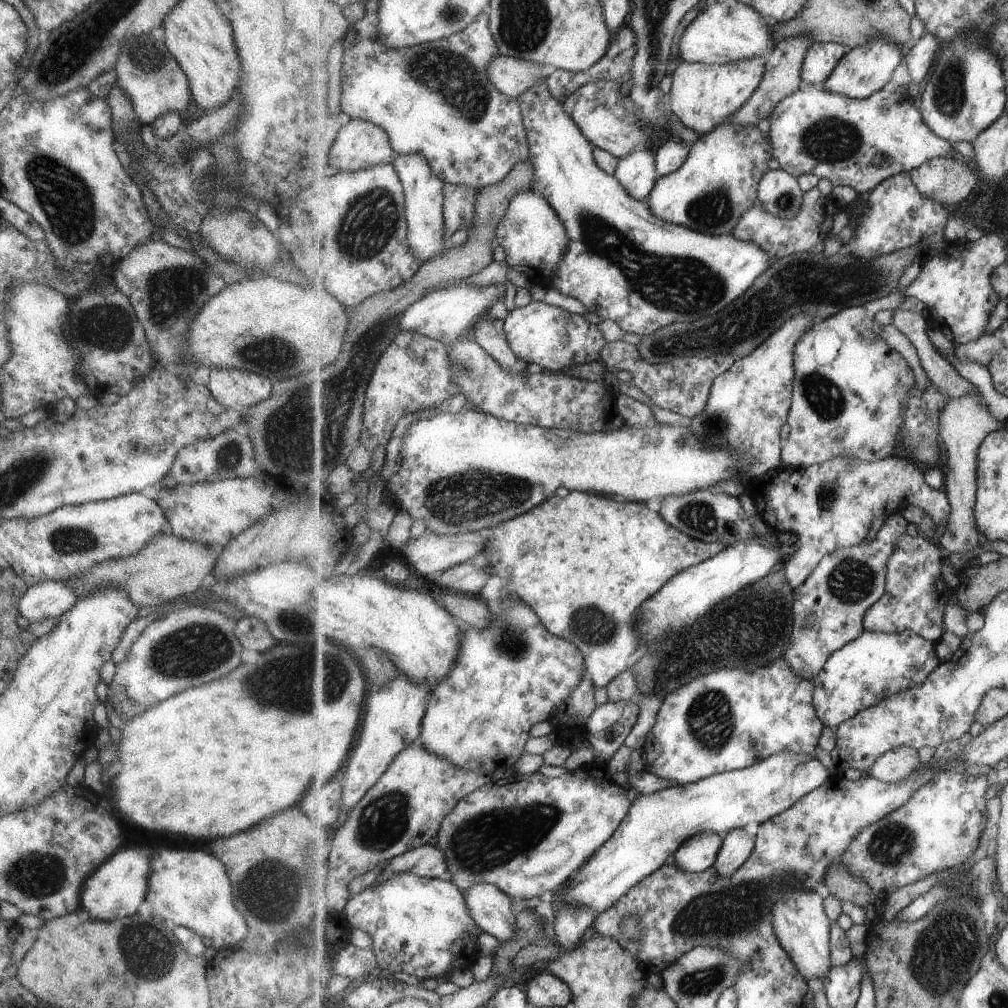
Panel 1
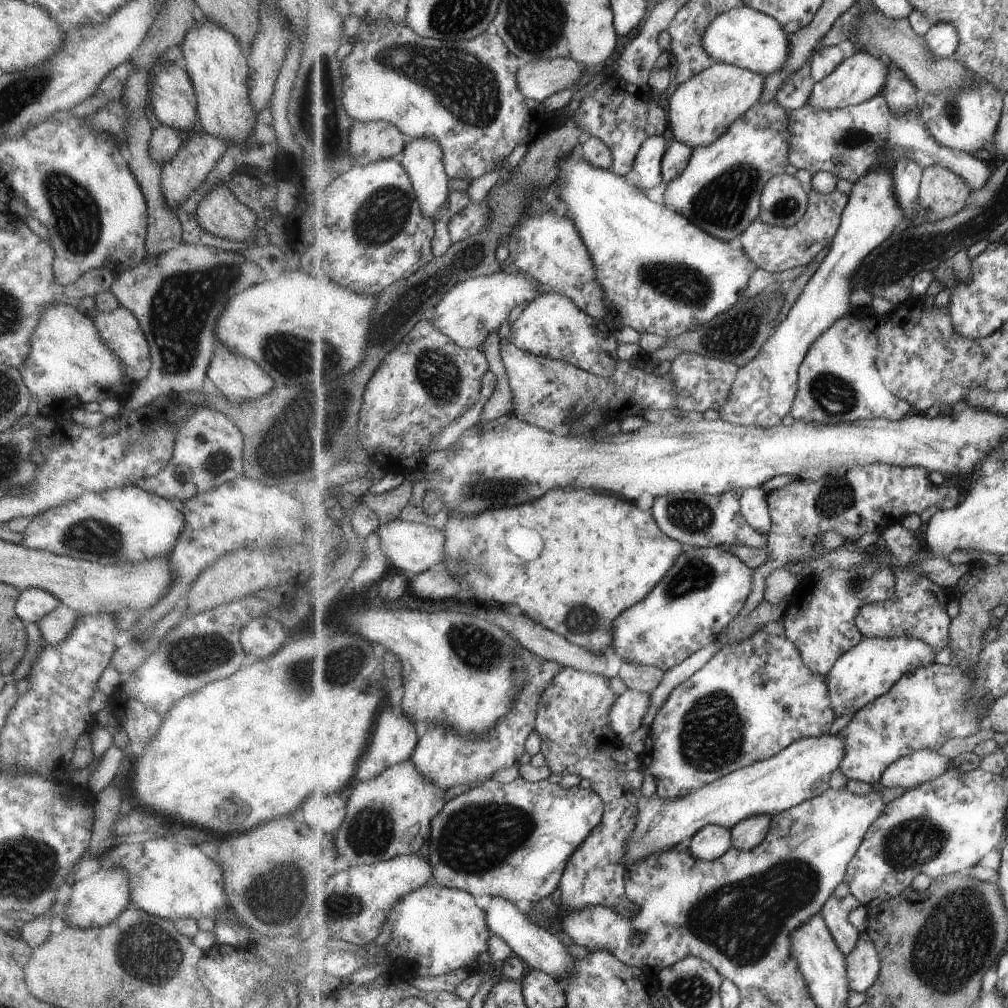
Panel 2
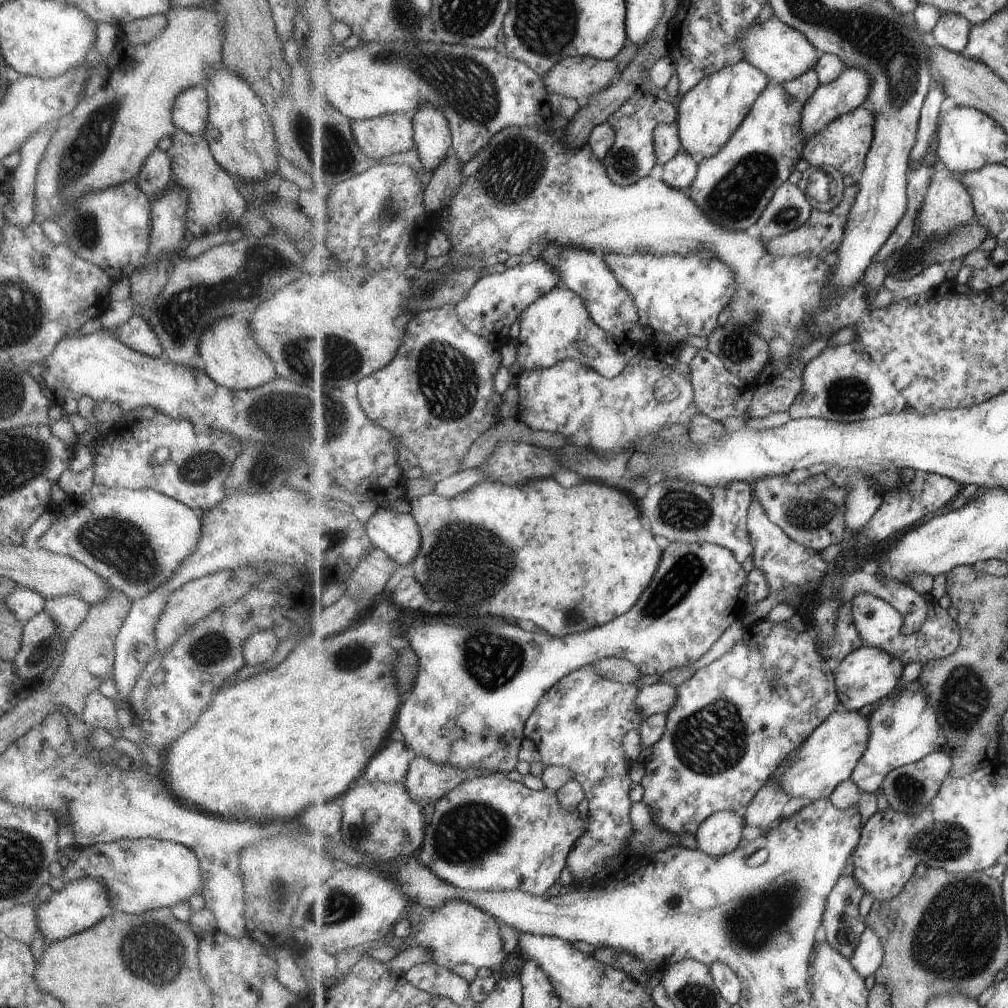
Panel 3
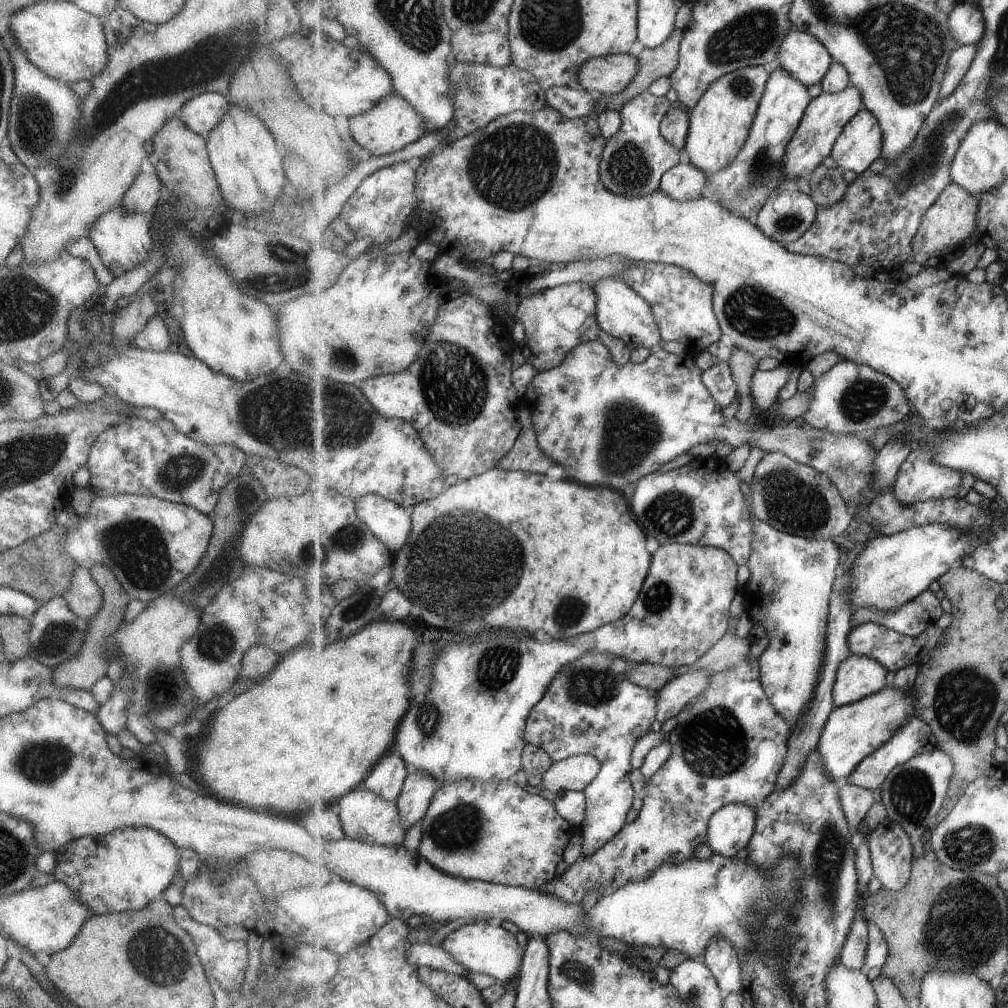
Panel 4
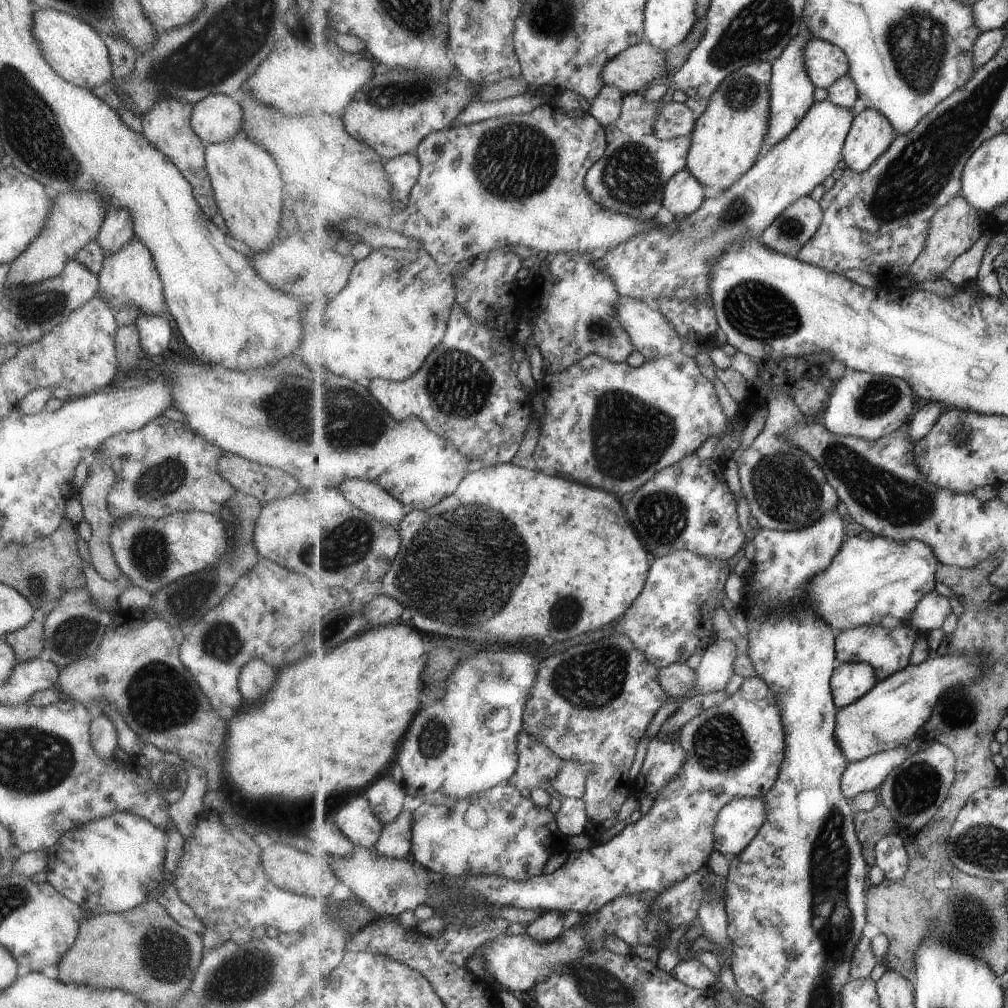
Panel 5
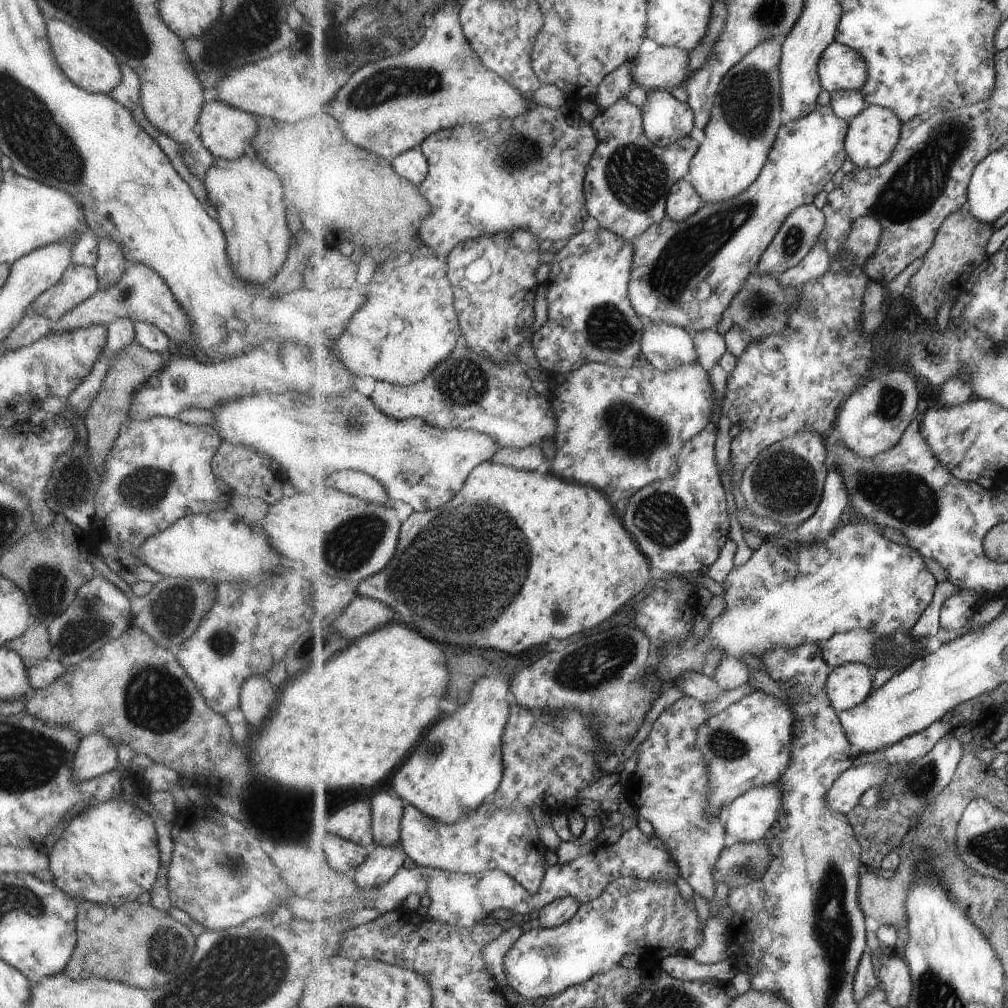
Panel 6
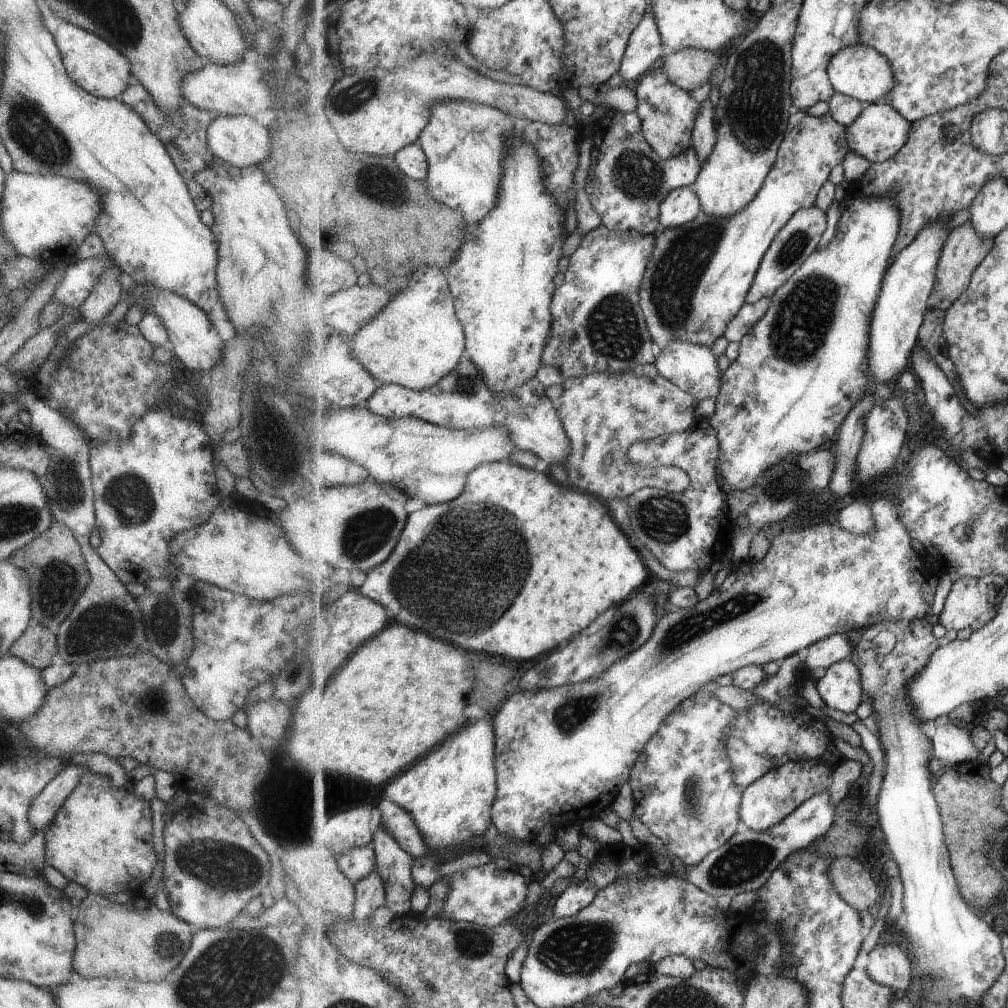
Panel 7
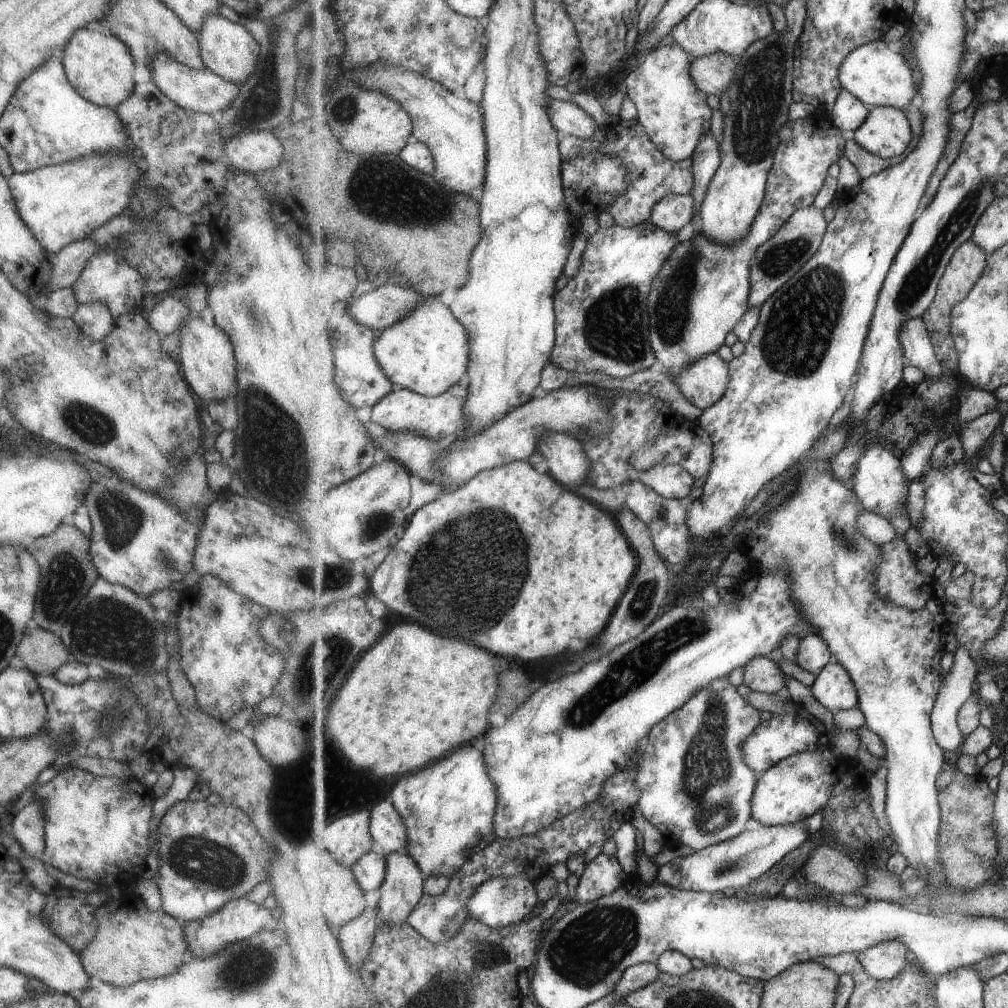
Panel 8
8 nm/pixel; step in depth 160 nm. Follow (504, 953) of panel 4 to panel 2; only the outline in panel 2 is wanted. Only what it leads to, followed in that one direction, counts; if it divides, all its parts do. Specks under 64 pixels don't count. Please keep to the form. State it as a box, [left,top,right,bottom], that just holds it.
[385,884,494,977]

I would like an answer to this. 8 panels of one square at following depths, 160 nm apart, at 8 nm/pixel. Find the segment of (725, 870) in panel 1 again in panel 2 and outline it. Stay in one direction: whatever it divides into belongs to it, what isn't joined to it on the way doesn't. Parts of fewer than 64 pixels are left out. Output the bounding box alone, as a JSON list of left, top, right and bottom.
[732,815,772,850]

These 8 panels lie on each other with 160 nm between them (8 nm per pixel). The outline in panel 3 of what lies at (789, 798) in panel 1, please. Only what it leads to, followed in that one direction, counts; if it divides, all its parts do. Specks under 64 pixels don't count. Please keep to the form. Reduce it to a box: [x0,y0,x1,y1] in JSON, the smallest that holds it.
[772,708,870,805]

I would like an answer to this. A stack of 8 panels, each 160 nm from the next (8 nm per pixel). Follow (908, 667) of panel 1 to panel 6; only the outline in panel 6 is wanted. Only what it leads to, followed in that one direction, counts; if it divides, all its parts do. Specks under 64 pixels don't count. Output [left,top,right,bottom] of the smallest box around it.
[826,663,873,710]

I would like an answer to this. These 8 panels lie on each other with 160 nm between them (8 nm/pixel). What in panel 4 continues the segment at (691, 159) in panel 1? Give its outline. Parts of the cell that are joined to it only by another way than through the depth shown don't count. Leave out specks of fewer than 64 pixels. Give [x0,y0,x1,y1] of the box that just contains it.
[708,66,812,217]

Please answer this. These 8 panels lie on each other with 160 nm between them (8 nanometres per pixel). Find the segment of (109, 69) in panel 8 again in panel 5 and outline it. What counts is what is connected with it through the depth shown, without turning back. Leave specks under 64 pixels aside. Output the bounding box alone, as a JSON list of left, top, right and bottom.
[32,8,112,91]

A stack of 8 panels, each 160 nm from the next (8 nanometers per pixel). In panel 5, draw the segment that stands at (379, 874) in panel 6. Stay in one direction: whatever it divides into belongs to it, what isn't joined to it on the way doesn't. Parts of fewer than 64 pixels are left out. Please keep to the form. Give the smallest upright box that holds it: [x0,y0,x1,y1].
[371,810,414,860]

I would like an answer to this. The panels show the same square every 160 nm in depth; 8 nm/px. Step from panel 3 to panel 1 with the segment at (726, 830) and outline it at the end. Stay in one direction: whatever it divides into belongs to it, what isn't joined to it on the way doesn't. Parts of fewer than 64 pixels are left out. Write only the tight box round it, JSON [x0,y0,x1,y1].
[670,832,724,874]

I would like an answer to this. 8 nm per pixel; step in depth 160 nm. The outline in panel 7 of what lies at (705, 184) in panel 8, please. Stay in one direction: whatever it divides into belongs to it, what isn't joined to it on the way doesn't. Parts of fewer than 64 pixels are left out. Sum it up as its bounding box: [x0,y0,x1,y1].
[692,99,718,164]

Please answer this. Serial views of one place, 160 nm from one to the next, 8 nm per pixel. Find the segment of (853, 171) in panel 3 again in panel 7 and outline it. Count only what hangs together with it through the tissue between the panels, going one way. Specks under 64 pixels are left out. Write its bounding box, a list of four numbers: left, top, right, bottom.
[846,103,912,163]

